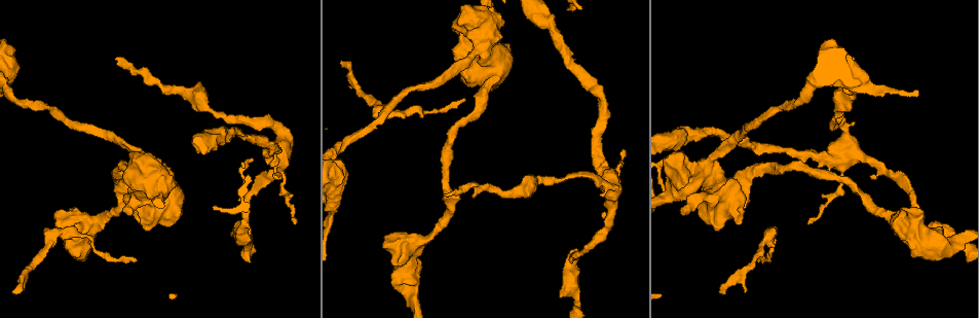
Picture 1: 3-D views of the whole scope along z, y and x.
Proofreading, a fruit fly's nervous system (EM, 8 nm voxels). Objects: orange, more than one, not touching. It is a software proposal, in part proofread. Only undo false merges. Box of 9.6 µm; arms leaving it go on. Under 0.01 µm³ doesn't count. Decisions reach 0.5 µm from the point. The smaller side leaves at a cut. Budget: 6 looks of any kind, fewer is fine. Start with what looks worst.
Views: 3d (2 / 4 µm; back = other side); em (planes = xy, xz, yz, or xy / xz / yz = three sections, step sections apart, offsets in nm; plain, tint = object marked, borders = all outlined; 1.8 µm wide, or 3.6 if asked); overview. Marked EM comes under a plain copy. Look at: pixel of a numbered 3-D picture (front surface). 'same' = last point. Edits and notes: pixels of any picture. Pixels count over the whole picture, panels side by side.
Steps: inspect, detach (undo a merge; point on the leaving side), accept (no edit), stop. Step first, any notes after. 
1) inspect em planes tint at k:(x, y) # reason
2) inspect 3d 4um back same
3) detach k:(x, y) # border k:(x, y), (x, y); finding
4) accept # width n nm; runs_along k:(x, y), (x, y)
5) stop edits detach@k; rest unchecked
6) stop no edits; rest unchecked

inspect em planes tint at 1:(394, 115) # calibre changes

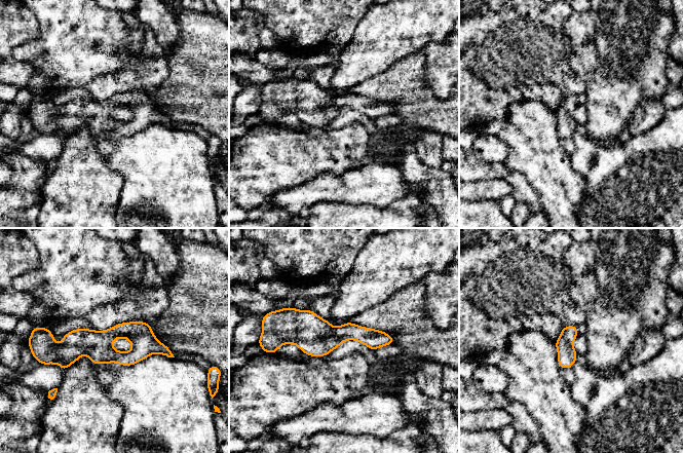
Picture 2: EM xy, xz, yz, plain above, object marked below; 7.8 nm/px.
accept # runs_along 2:(168, 353), (70, 349), (54, 359); all the same neuron

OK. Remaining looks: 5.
inspect 3d 2um back at 1:(243, 227) # thick turns thin

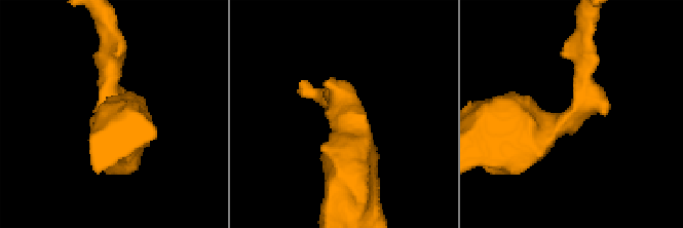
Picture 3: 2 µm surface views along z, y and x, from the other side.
inspect em yz step 4 tint at 3:(346, 111) # now the EM

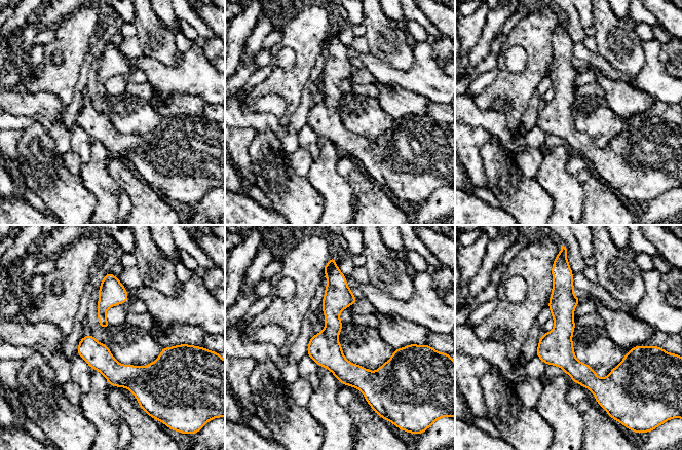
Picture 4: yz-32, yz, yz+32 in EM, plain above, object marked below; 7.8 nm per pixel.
inspect em planes tint same

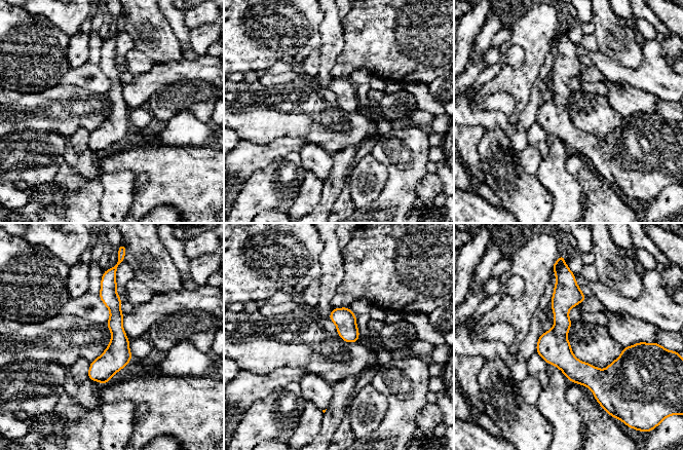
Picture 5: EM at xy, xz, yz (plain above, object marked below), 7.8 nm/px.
accept # width 170 nm; one neuron here

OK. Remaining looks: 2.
stop no edits; rest unchecked

